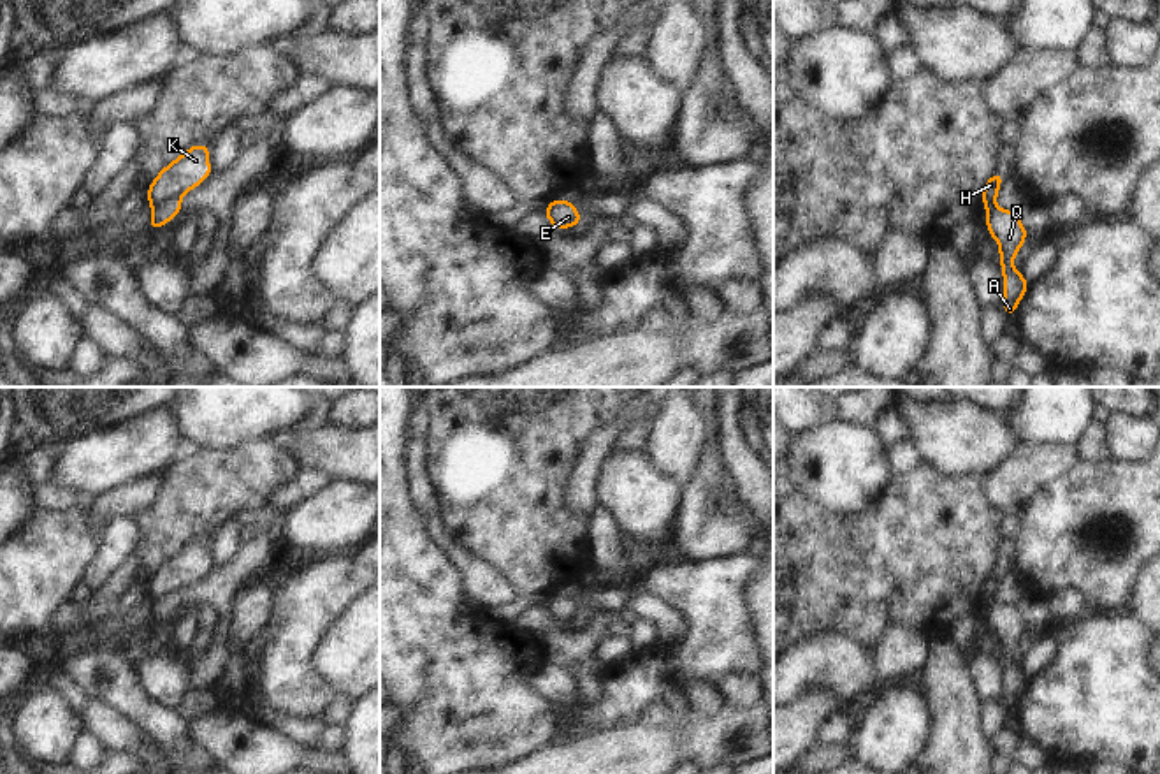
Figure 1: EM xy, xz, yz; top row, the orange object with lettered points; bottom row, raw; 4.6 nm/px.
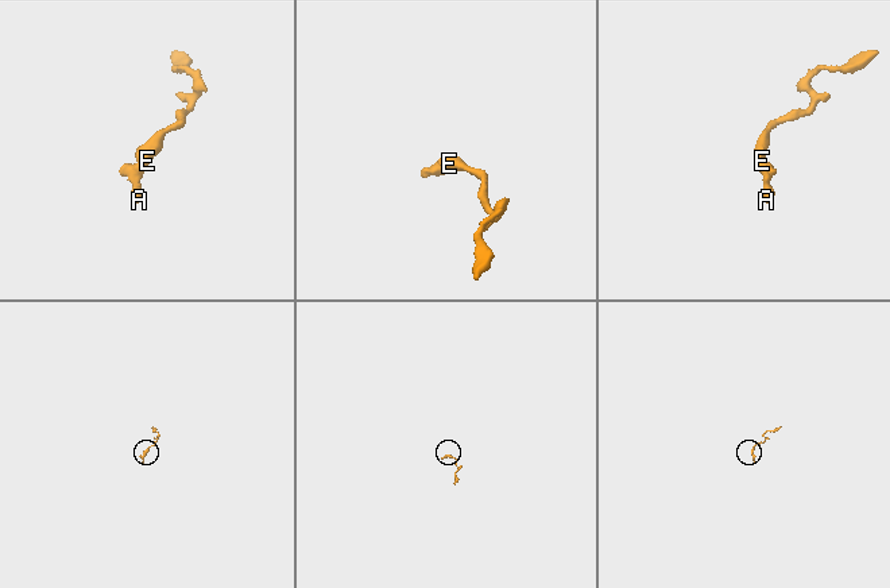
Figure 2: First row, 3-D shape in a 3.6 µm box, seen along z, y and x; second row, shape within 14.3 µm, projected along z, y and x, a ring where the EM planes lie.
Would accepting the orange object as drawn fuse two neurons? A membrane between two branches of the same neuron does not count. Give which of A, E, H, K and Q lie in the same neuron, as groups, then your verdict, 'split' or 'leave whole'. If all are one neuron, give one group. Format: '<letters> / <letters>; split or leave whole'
A E Q / H K; split

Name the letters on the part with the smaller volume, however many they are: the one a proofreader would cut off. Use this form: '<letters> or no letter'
A, E, Q.

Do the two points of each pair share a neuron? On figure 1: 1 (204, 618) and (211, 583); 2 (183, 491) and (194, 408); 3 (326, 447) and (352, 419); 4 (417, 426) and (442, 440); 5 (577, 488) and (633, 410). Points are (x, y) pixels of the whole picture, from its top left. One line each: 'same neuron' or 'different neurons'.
1: different neurons
2: different neurons
3: different neurons
4: different neurons
5: same neuron

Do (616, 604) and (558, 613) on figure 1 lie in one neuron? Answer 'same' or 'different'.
same

